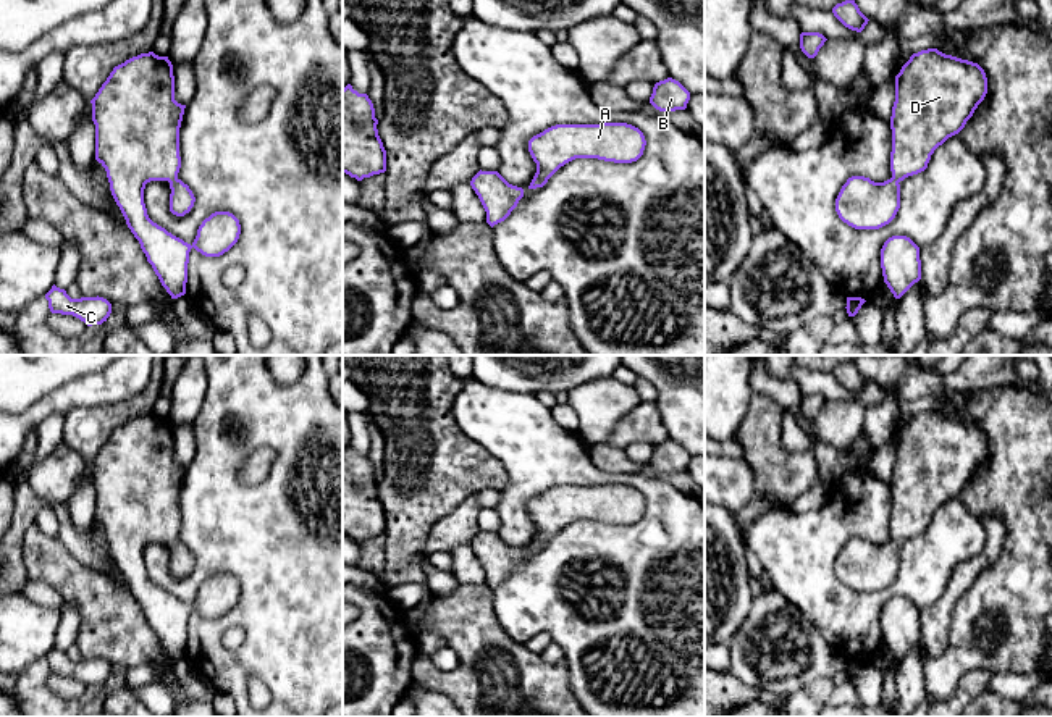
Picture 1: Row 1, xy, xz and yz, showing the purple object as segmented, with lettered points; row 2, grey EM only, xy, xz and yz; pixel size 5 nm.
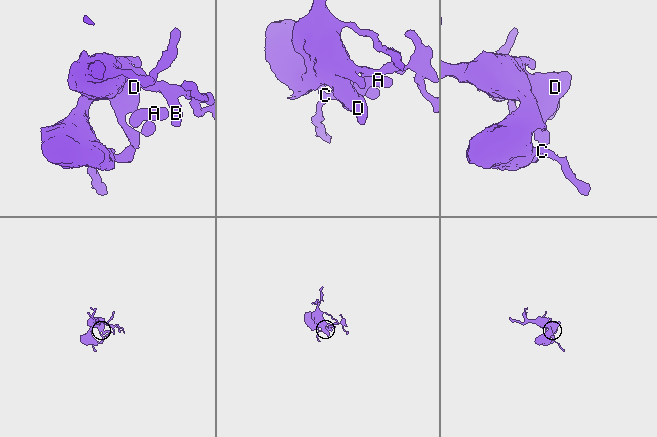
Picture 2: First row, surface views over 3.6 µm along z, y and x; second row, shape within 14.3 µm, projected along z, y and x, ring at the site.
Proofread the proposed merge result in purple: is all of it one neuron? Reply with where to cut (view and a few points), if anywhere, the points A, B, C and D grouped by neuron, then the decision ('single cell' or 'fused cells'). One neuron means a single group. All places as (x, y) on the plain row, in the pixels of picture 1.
no cut; A B C D; single cell

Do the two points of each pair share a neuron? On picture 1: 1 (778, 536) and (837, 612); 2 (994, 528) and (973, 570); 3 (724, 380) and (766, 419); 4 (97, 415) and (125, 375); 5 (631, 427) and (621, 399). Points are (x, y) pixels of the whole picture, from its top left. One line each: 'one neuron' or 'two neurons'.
1: one neuron
2: one neuron
3: two neurons
4: two neurons
5: two neurons

